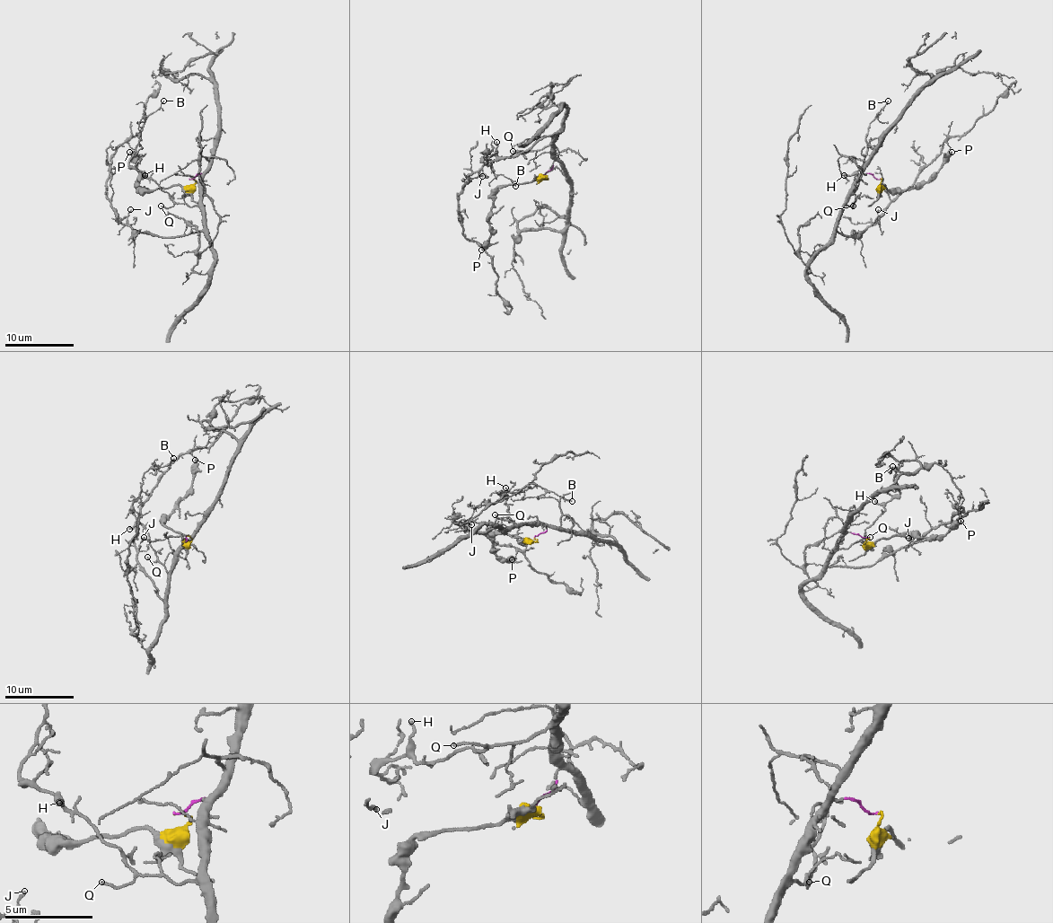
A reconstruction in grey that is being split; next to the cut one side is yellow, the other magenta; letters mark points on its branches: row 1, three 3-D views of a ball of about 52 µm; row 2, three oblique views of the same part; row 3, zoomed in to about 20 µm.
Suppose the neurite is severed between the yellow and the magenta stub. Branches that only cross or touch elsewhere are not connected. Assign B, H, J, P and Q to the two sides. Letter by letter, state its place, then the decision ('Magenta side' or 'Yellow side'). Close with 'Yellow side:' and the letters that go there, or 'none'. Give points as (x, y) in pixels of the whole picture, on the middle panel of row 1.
B: Place: (515, 186). Magenta side
H: Place: (496, 142). Magenta side
J: Place: (482, 176). Magenta side
P: Place: (481, 250). Yellow side
Q: Place: (513, 151). Magenta side
Yellow side: P

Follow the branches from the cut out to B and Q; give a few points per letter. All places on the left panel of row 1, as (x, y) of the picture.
B: (189, 180), (202, 172), (202, 193), (198, 204), (191, 207), (174, 202), (129, 164), (139, 121), (163, 101)
Q: (189, 180), (202, 172), (202, 193), (198, 204), (191, 207), (184, 204), (174, 204), (171, 207), (161, 206)

